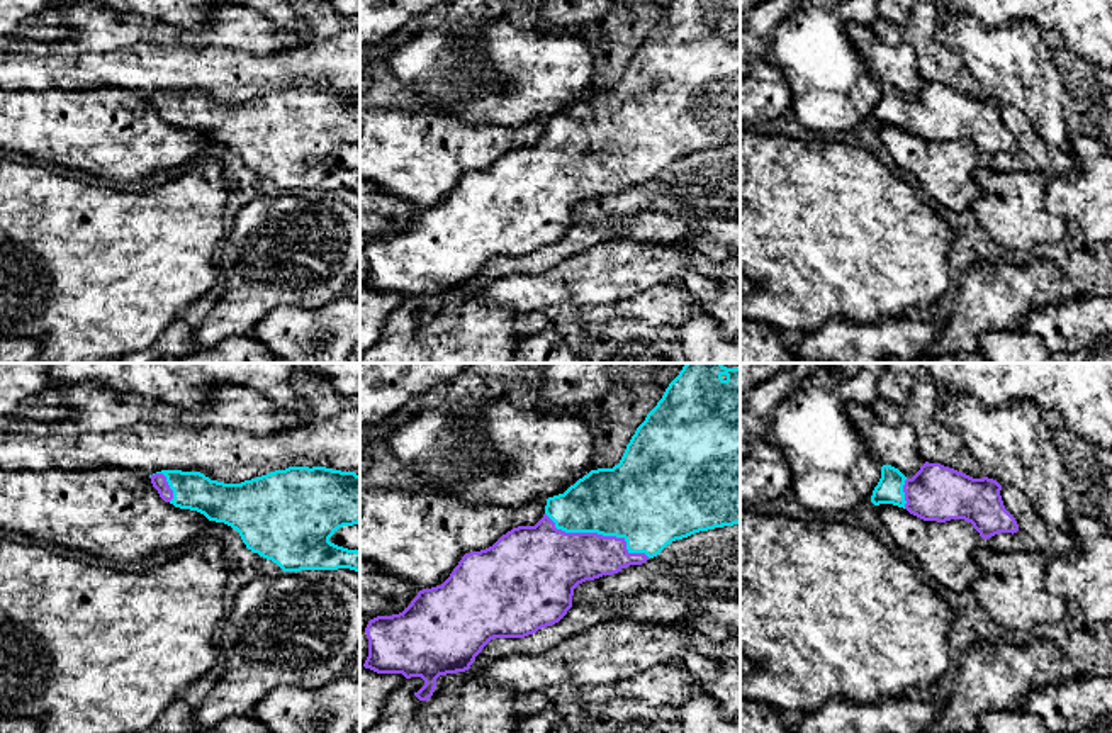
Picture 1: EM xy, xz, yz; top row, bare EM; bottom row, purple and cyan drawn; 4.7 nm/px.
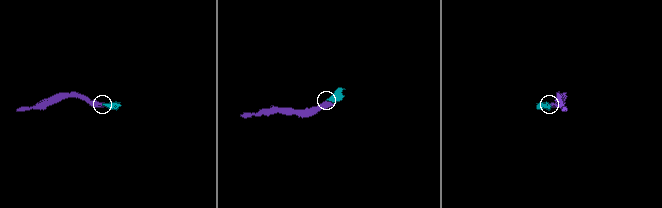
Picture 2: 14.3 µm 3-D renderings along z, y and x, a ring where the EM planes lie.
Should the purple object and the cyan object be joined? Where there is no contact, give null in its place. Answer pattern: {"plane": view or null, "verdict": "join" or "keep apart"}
{"plane": "xz", "verdict": "join"}

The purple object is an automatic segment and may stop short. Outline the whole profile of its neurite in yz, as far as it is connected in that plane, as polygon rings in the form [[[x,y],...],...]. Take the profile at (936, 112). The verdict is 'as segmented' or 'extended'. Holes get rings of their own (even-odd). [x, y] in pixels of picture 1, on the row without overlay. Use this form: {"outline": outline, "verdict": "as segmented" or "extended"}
{"outline": [[[925,81],[912,98],[891,85],[883,85],[871,122],[903,127],[924,141],[964,139],[988,159],[998,153],[1019,151],[1000,110],[1002,105],[993,98],[973,98],[941,83]]], "verdict": "extended"}

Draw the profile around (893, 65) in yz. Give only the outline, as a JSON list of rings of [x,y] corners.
[[[852,19],[844,22],[844,32],[862,58],[866,73],[881,85],[891,85],[912,98],[925,83],[917,73],[917,56],[908,44],[886,44],[871,25]]]

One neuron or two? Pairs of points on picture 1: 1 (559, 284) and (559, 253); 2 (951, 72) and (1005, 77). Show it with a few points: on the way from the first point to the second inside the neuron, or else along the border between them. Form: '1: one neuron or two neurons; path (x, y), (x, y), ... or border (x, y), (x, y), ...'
1: two neurons; border (595, 243), (550, 267)
2: two neurons; border (943, 44), (958, 55), (985, 95)

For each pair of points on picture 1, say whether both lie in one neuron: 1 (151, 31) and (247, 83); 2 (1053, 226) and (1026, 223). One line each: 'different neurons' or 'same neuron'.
1: different neurons
2: same neuron

